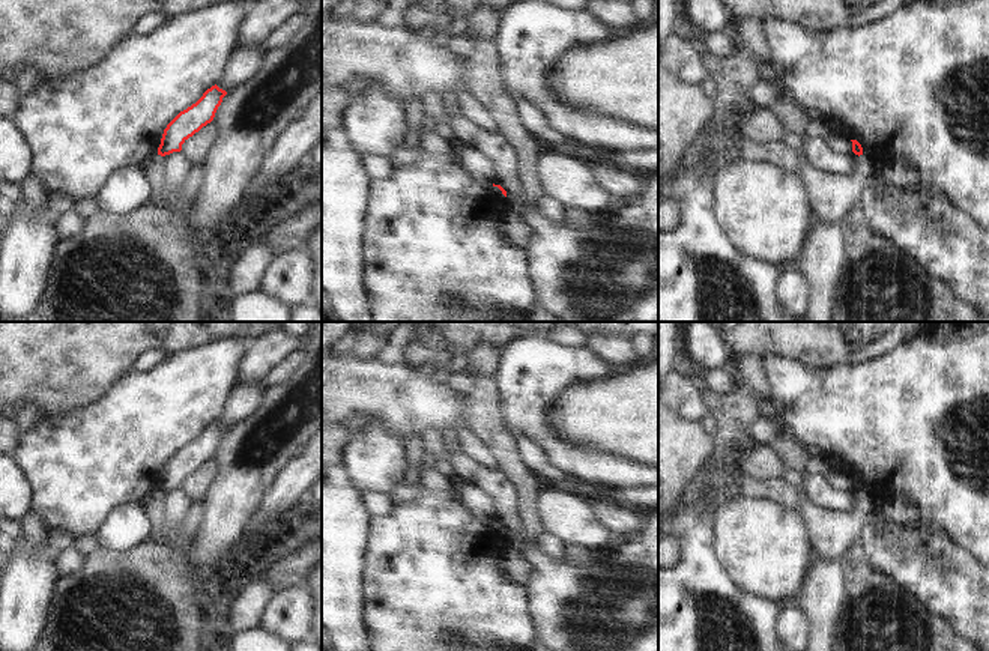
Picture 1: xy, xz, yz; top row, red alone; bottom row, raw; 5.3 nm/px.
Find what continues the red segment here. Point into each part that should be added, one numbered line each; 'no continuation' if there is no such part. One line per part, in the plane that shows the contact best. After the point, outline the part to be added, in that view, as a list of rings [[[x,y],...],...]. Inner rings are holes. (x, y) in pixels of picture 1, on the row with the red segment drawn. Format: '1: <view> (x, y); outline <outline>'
no continuation

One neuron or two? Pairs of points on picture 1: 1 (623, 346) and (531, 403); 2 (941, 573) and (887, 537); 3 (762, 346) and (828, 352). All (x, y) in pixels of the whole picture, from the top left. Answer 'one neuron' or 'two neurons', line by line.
1: two neurons
2: one neuron
3: one neuron

